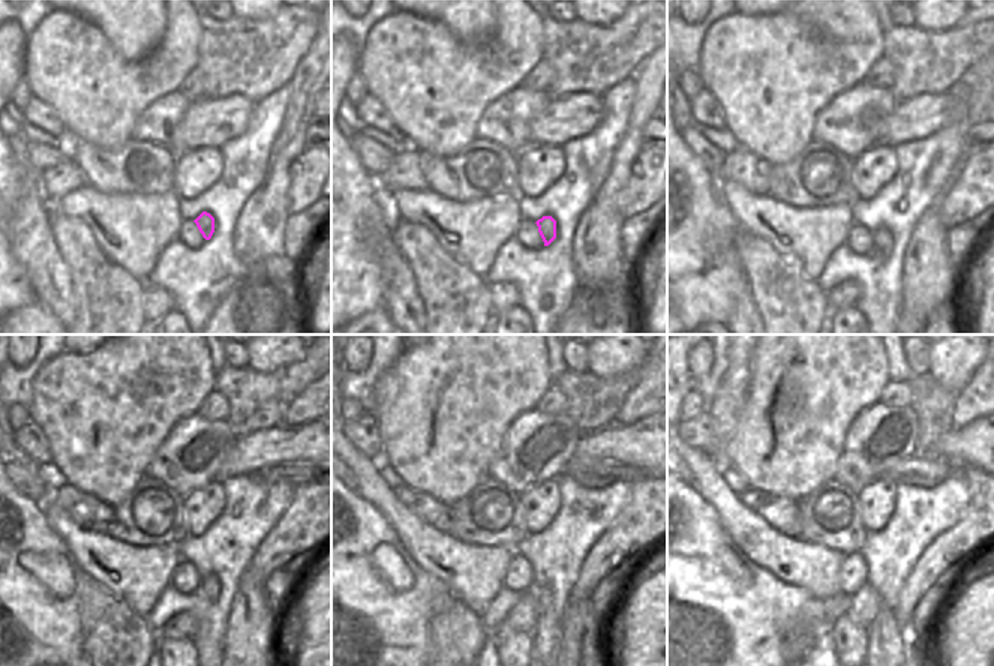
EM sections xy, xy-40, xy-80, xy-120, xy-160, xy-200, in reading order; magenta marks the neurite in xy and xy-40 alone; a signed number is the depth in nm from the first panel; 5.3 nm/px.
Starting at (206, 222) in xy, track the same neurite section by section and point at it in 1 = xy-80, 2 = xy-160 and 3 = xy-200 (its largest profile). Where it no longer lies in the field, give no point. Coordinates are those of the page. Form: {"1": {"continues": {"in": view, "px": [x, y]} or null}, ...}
{"1": {"continues": {"in": "xy-80", "px": [882, 239]}}, "2": {"continues": {"in": "xy-160", "px": [546, 638]}}, "3": {"continues": {"in": "xy-200", "px": [888, 639]}}}

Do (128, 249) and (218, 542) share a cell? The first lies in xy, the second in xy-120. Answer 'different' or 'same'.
different

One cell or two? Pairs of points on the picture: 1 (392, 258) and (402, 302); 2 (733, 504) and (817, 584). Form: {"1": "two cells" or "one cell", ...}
{"1": "one cell", "2": "one cell"}

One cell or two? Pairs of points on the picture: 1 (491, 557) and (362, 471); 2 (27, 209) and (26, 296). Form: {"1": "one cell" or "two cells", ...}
{"1": "one cell", "2": "two cells"}

